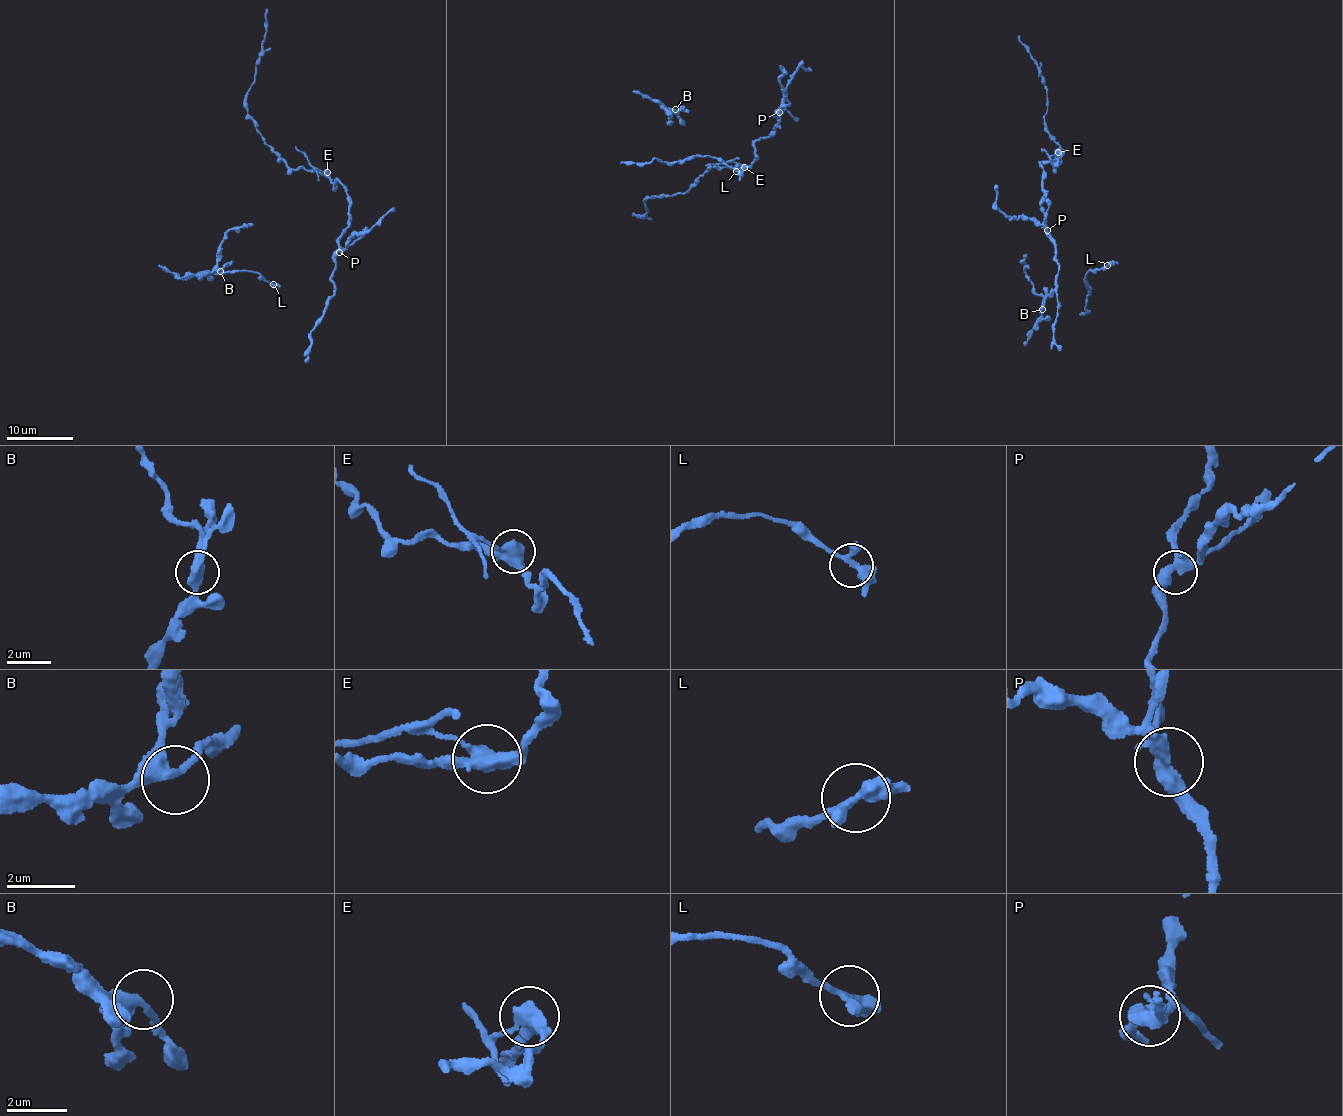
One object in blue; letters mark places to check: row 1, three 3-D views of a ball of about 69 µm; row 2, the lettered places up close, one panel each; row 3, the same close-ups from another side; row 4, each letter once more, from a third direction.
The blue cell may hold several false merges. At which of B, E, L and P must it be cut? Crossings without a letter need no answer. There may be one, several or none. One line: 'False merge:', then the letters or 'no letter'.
False merge: E

